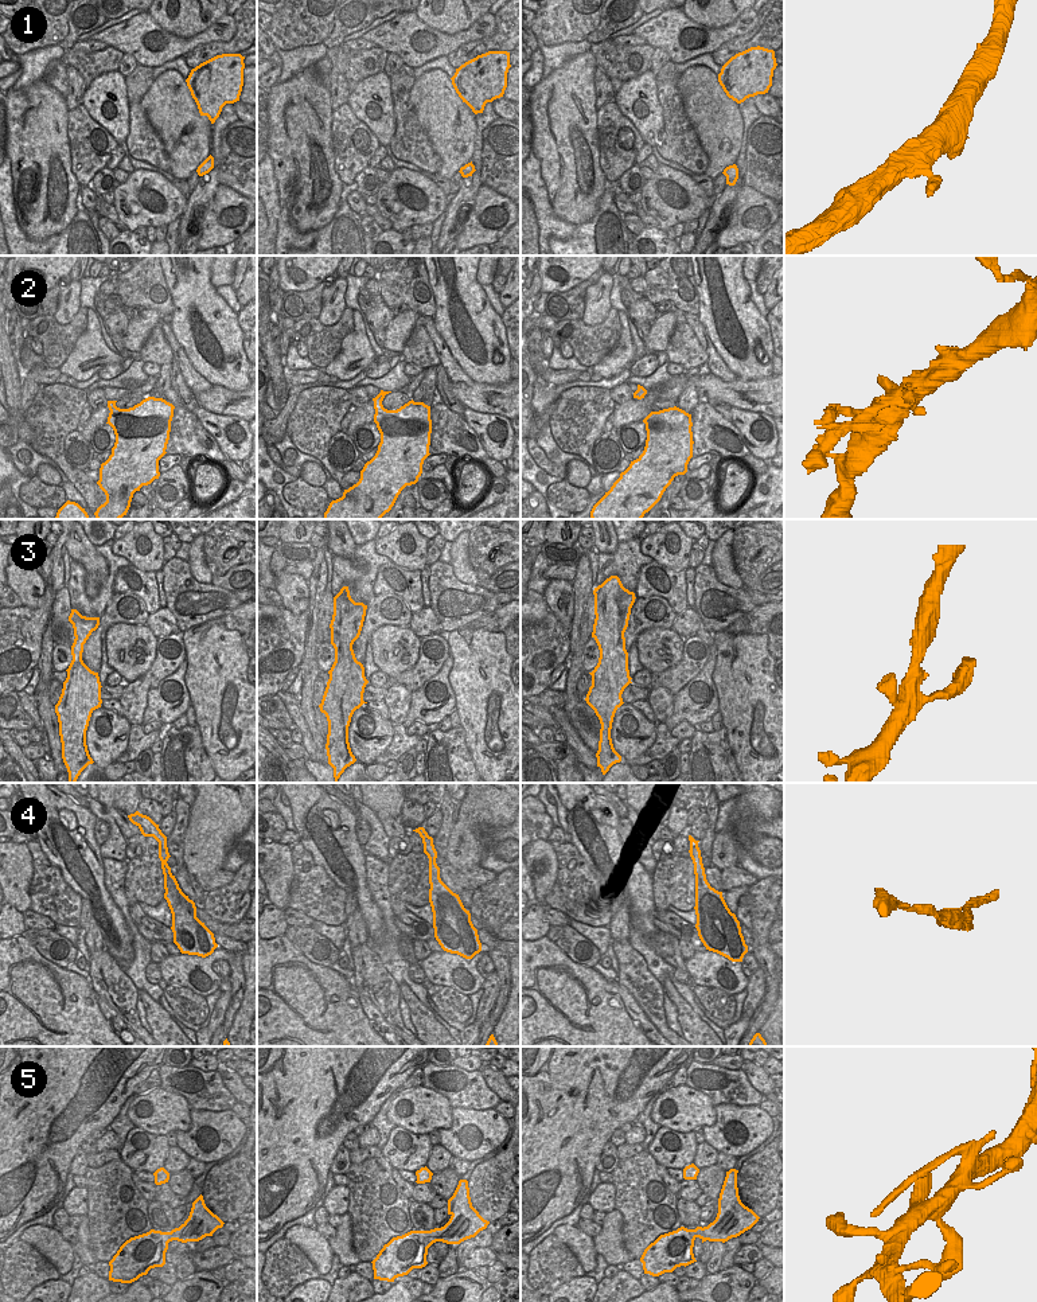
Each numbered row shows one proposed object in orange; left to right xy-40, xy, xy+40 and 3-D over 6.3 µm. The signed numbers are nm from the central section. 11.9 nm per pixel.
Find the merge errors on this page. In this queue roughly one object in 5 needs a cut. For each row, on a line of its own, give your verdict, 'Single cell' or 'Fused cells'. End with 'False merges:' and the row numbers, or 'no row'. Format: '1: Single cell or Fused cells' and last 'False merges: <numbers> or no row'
1: Single cell
2: Single cell
3: Single cell
4: Single cell
5: Single cell
False merges: no row.

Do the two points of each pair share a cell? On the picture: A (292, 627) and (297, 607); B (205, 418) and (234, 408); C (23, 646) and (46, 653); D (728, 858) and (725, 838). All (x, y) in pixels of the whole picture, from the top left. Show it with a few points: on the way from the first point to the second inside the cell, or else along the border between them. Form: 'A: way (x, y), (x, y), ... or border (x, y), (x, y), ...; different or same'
A: border (283, 607), (293, 614), (301, 614), (307, 609); different
B: border (198, 405), (215, 413), (236, 414), (242, 420); different
C: border (47, 620), (43, 628), (41, 655), (35, 666); different
D: way (725, 853), (725, 844); same

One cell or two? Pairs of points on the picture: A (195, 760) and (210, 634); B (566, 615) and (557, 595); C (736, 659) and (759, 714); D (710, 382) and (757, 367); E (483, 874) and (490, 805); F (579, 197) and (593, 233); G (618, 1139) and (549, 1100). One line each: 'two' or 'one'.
A: two
B: one
C: one
D: two
E: two
F: two
G: two

